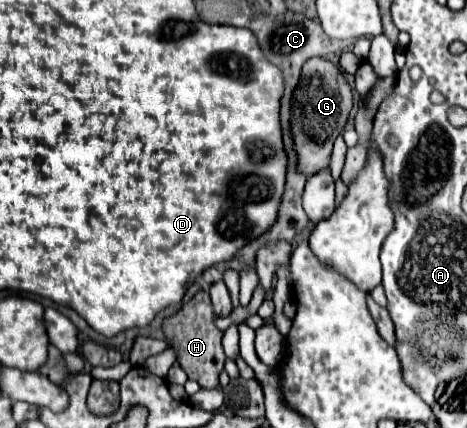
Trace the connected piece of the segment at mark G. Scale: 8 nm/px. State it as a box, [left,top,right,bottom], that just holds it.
[292,58,354,176]

